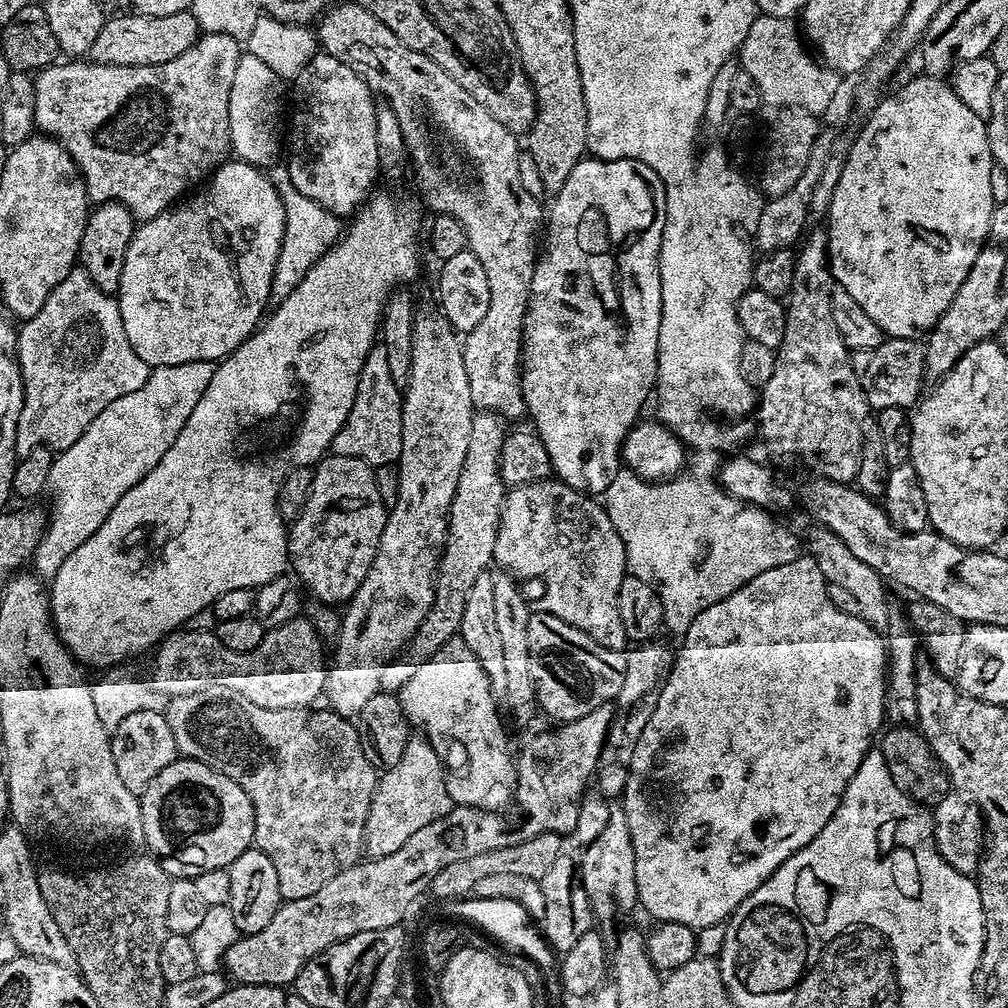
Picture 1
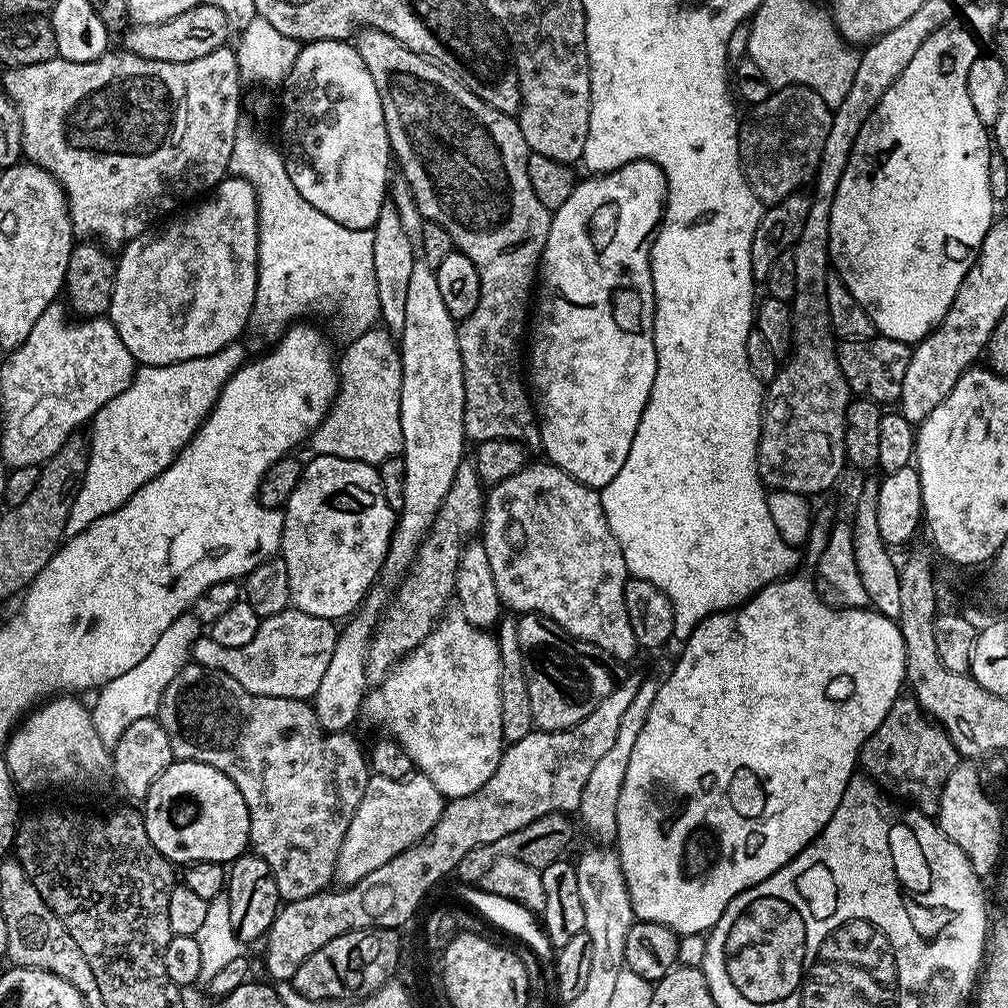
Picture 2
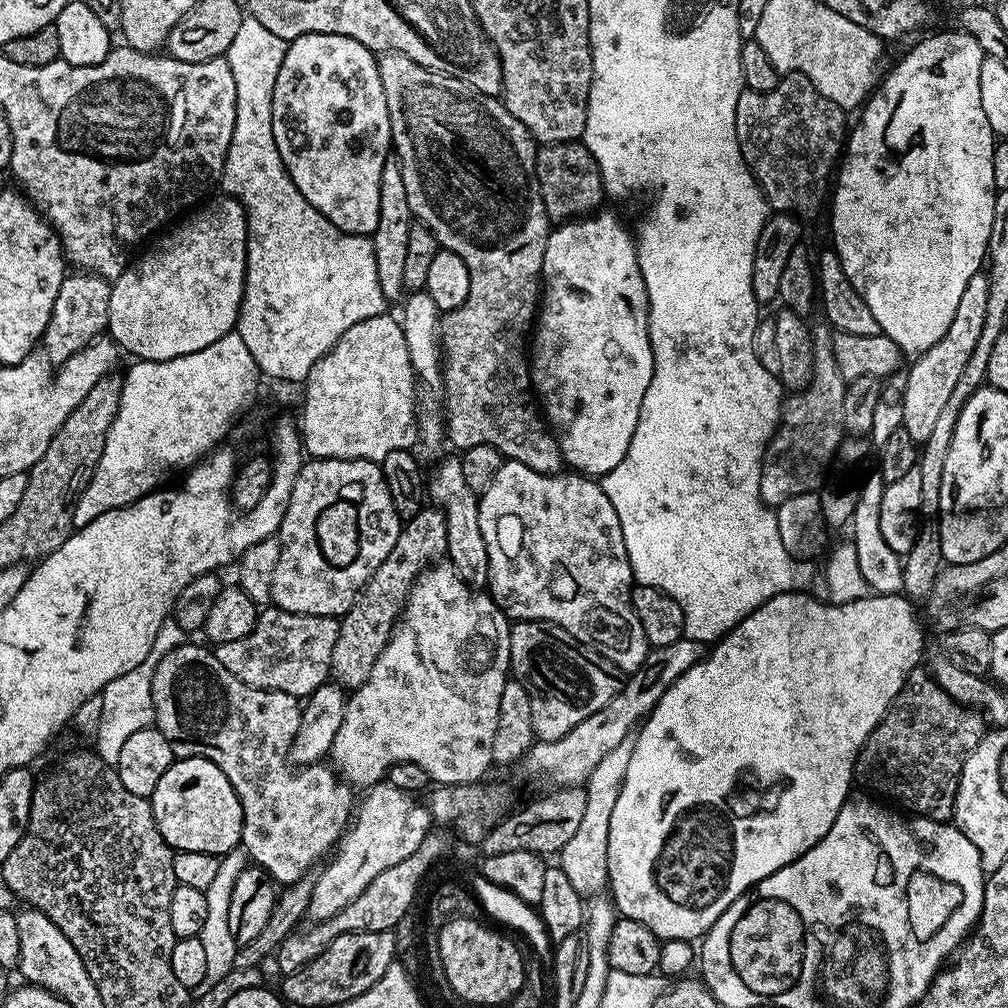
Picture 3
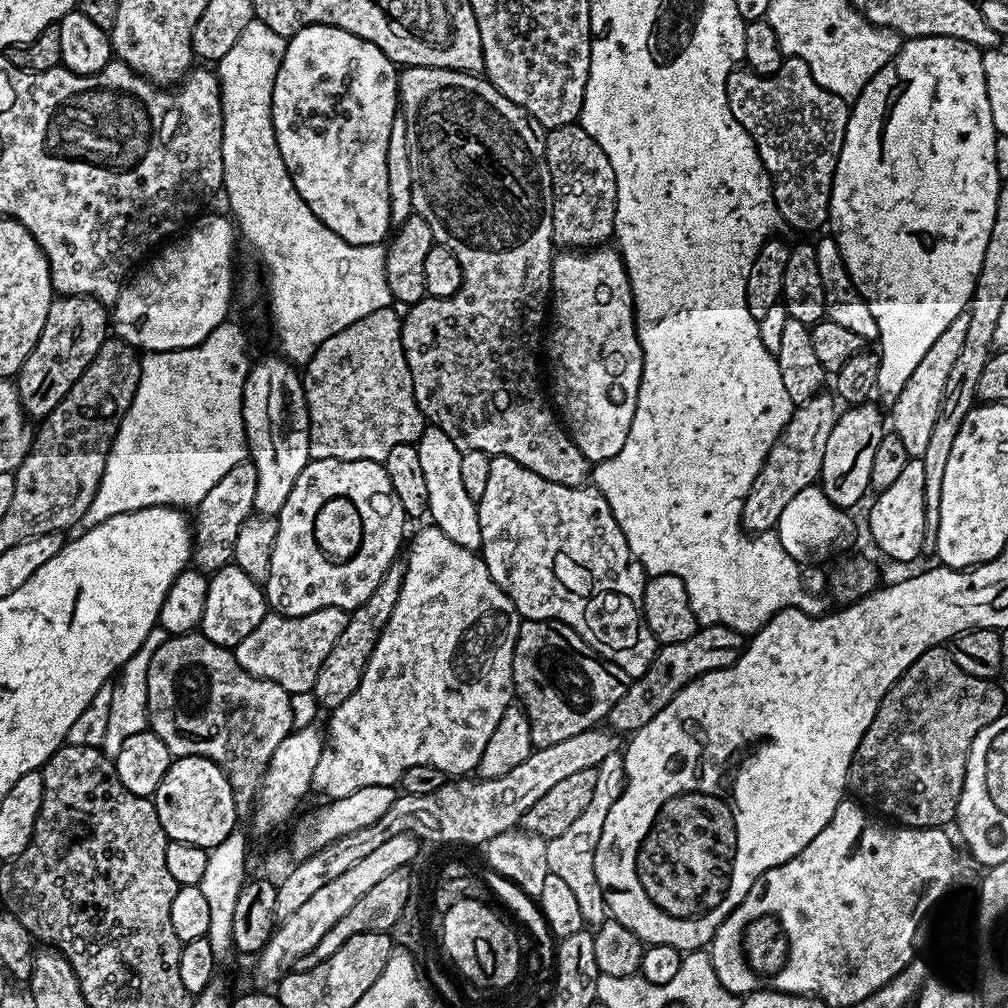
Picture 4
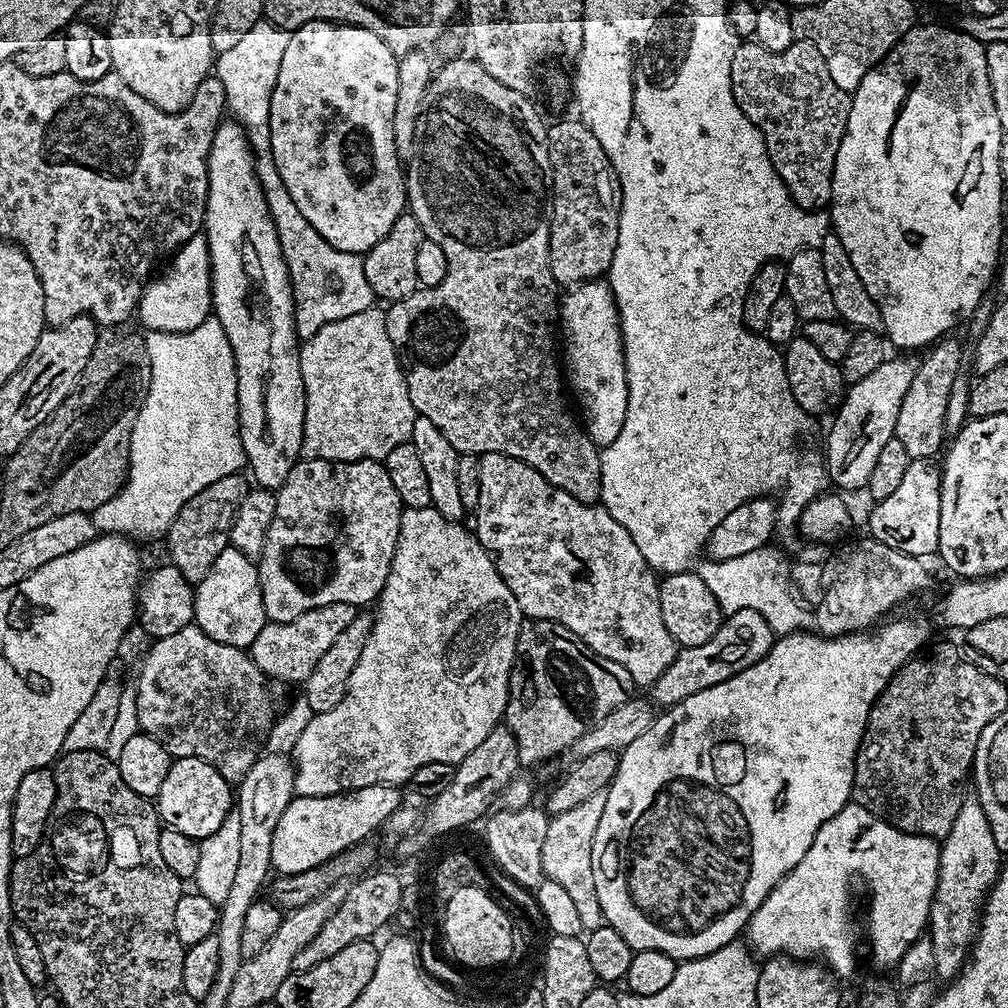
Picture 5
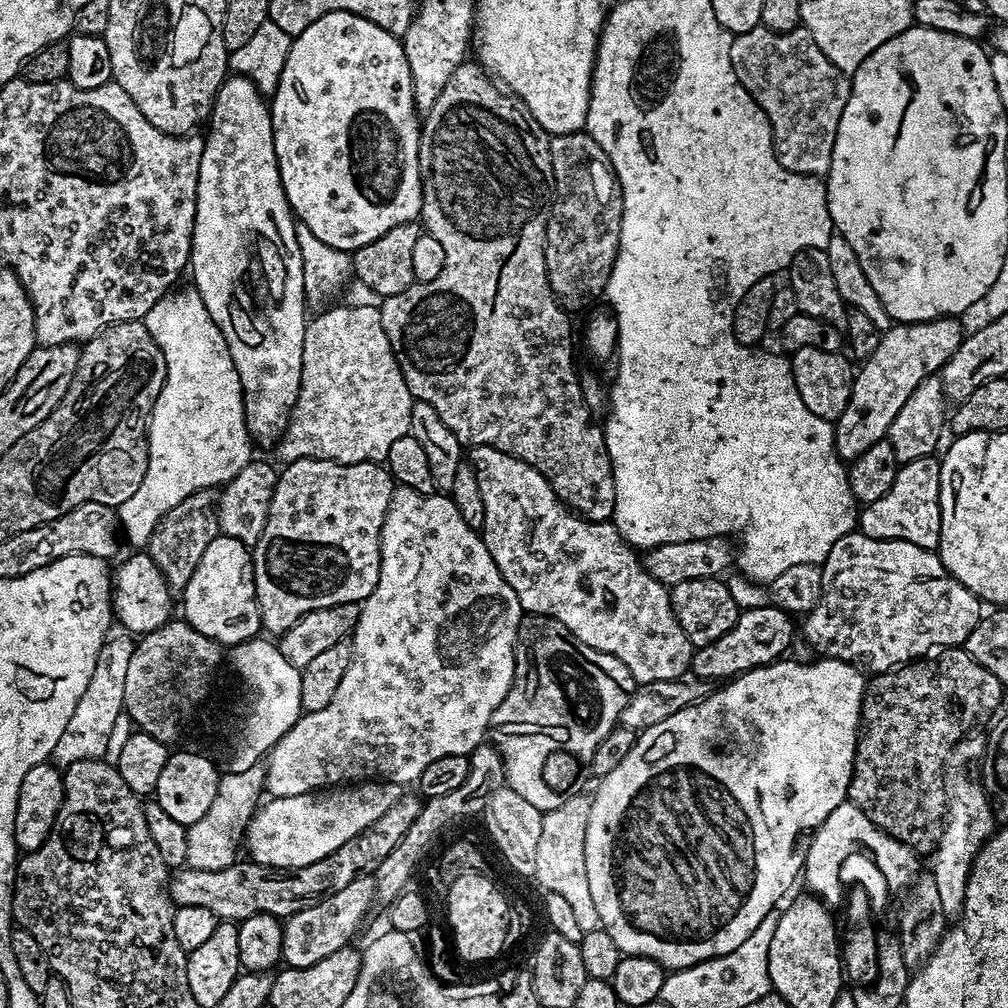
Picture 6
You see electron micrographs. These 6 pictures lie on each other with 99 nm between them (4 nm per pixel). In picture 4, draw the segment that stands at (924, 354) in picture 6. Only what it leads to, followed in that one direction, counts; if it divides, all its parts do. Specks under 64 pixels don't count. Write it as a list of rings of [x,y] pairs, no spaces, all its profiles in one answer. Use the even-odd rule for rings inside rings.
[[[873,401],[865,404],[851,405],[837,415],[834,429],[830,432],[825,447],[825,457],[820,471],[820,485],[823,492],[839,508],[854,508],[870,490],[871,463],[875,451],[882,442],[886,431],[886,416],[880,412]]]

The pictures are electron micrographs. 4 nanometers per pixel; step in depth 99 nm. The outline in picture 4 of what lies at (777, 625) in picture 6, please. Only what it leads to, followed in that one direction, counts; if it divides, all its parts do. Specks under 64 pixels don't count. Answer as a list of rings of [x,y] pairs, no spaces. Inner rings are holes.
[[[709,624],[697,627],[696,633],[686,638],[686,642],[660,644],[656,656],[650,662],[650,670],[635,677],[629,683],[626,694],[622,694],[618,702],[614,702],[606,717],[607,727],[617,734],[631,734],[642,730],[642,726],[646,726],[646,722],[650,722],[654,714],[666,710],[674,694],[678,694],[678,690],[685,688],[692,680],[697,680],[710,670],[722,670],[738,662],[744,652],[745,643],[746,636],[743,631],[721,624]]]

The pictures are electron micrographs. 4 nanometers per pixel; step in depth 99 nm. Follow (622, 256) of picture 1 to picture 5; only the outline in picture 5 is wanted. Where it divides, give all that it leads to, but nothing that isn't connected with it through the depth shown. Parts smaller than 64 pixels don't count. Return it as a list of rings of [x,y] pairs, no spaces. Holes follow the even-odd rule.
[[[603,279],[586,281],[571,289],[572,296],[563,297],[558,310],[558,324],[562,329],[562,368],[566,373],[566,384],[576,391],[580,404],[584,407],[582,427],[588,437],[598,446],[614,442],[622,434],[622,422],[626,422],[626,402],[628,383],[626,382],[626,362],[624,361],[624,335],[620,333],[620,312],[612,297],[612,288]]]

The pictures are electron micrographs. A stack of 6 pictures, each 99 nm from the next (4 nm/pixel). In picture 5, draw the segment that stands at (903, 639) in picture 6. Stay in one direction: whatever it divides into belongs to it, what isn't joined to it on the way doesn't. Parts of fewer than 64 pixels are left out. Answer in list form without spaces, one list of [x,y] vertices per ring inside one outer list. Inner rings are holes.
[[[871,538],[856,540],[853,544],[845,543],[828,561],[823,561],[822,600],[814,608],[814,628],[821,636],[849,636],[851,632],[862,632],[879,625],[889,614],[895,613],[903,600],[916,596],[920,588],[928,588],[932,584],[932,576],[923,559],[911,556],[902,550],[894,550],[882,542]]]

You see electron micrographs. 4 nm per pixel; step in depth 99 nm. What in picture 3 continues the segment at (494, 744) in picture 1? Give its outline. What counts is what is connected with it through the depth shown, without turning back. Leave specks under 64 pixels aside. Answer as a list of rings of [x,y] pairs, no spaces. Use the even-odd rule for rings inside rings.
[[[437,562],[424,569],[416,579],[416,585],[408,596],[408,605],[404,608],[404,614],[392,634],[391,642],[384,647],[382,654],[378,656],[378,662],[374,664],[374,670],[370,678],[360,688],[355,689],[348,696],[346,714],[342,720],[342,726],[338,728],[338,734],[334,734],[334,746],[330,753],[330,764],[333,769],[349,784],[357,789],[367,790],[373,784],[379,784],[387,777],[388,771],[396,764],[417,764],[426,770],[429,781],[441,784],[475,784],[483,781],[488,768],[493,767],[492,751],[494,750],[494,734],[498,730],[498,706],[502,702],[502,690],[510,679],[510,634],[512,624],[504,611],[496,605],[495,600],[487,591],[471,588],[470,585],[458,574],[451,562]]]

